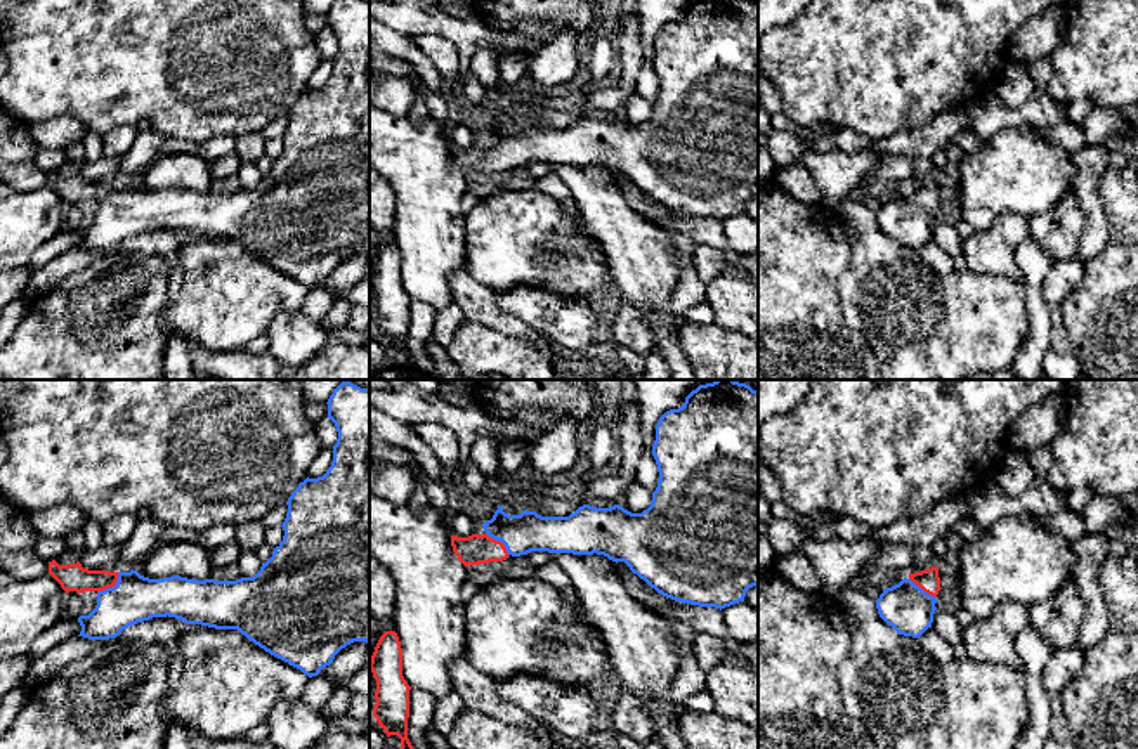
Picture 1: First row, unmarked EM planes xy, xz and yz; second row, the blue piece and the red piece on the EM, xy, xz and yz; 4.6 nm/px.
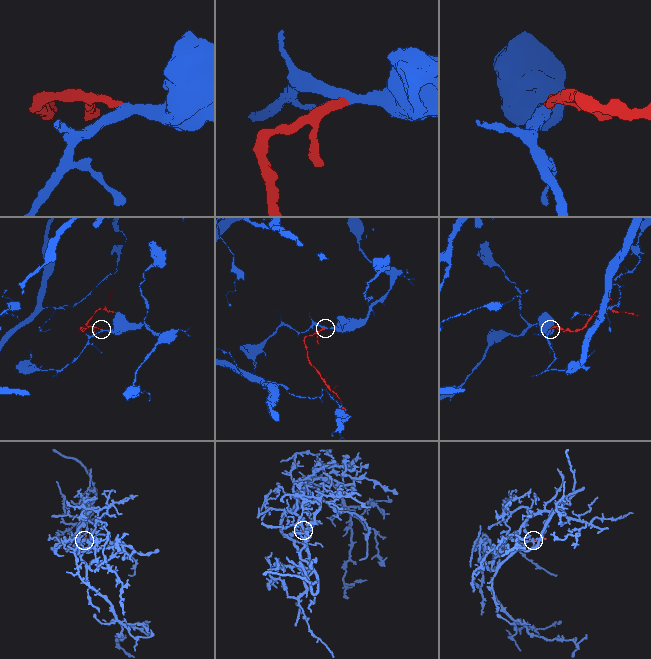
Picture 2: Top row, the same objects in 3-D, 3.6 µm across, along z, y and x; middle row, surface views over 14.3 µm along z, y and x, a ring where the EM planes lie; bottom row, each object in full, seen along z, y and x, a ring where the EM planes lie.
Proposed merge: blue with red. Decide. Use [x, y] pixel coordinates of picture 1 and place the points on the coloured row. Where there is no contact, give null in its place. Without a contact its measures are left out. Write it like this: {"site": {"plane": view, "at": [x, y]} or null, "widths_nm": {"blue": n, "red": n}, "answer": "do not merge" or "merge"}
{"site": {"plane": "xy", "at": [113, 586]}, "widths_nm": {"blue": 220, "red": 130}, "answer": "merge"}

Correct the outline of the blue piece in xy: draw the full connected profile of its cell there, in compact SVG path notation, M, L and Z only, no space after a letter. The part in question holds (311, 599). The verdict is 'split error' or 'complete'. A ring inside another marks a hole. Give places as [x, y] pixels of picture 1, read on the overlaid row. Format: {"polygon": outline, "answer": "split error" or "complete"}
{"polygon": "M343 380L326 404L338 432L331 466L323 477L307 477L288 498L283 541L253 577L149 579L137 570L88 570L80 562L59 565L52 560L49 574L66 593L97 593L95 609L78 617L78 636L109 640L132 624L168 615L186 624L238 629L309 678L330 666L347 645L370 643L370 388Z", "answer": "split error"}

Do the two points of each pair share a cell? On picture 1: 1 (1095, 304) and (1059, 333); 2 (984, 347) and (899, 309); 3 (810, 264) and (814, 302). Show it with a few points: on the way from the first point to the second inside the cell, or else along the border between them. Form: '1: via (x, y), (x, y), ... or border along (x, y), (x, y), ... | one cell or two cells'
1: border along (1059, 306), (1067, 342), (1078, 361) | two cells
2: via (963, 328), (925, 328), (920, 323) | one cell
3: via (810, 273), (810, 293) | one cell

